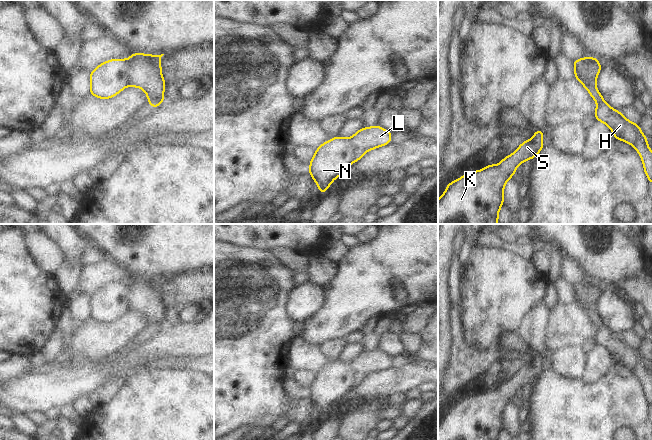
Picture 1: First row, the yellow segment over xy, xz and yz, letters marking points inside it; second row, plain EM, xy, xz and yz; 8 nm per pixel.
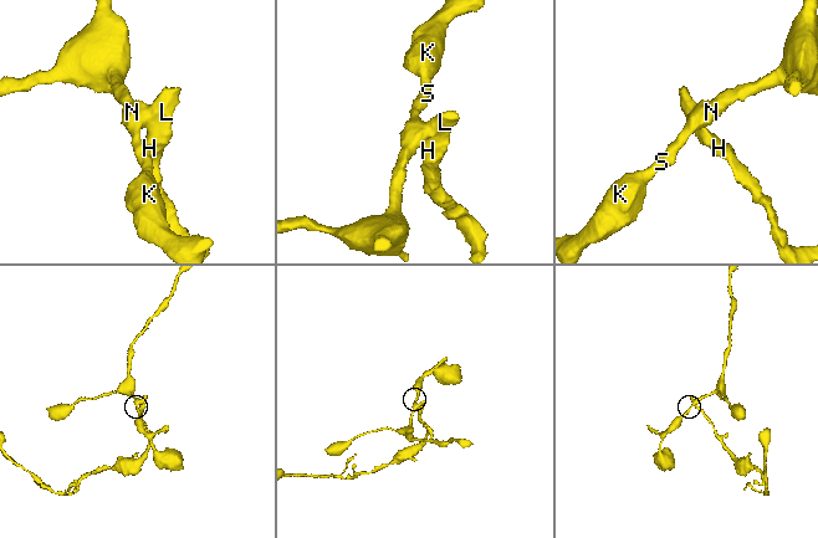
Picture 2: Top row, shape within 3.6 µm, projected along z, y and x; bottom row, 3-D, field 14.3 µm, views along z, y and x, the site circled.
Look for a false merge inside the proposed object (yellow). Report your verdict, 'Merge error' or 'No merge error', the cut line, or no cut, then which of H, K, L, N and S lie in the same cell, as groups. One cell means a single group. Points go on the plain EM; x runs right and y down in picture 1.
Merge error. Split along yz (584, 282), (585, 300), (595, 305). Groups: H L / K N S.

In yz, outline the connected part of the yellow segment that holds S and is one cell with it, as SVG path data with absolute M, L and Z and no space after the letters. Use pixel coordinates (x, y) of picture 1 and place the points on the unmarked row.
M536 354L531 364L525 364L514 377L505 381L498 389L488 387L486 392L468 396L450 406L442 421L438 423L438 440L498 440L500 431L504 428L504 409L512 402L520 387L534 383L543 372L543 354Z

